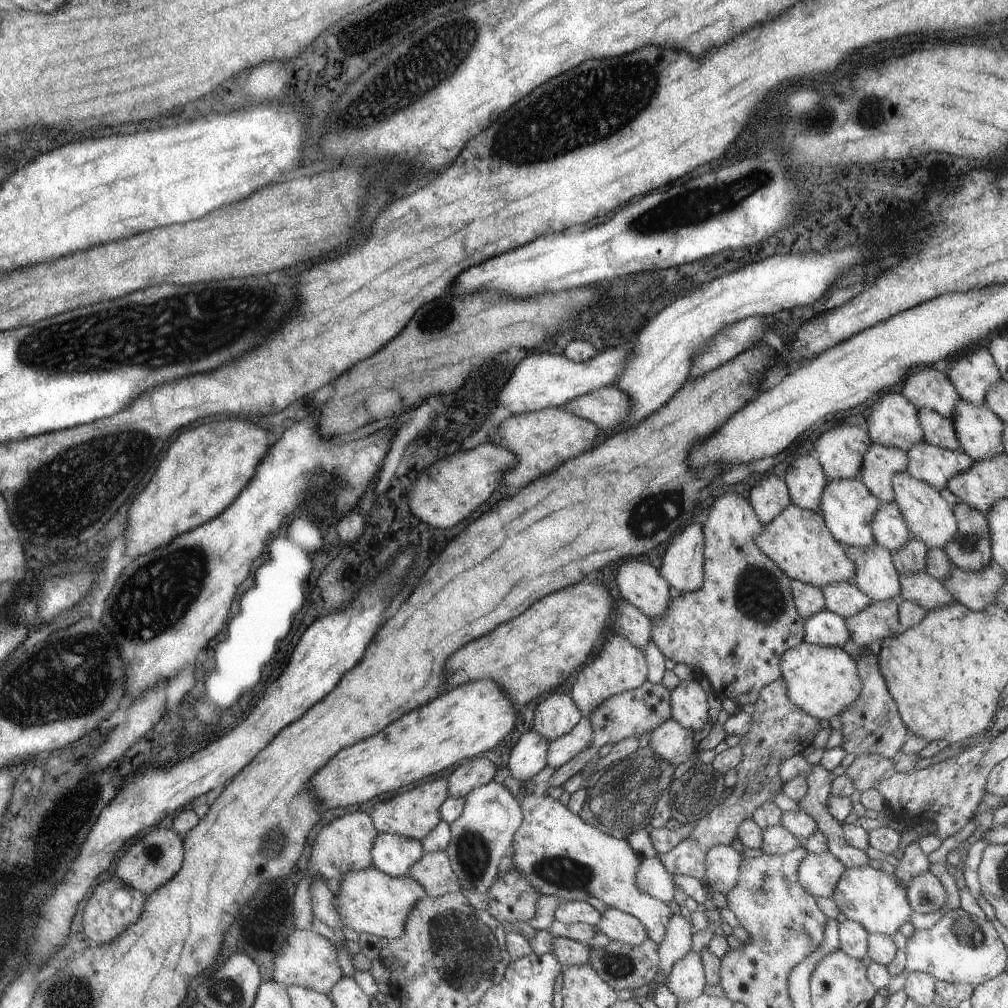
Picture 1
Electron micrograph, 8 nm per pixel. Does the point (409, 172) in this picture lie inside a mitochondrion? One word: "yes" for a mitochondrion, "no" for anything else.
no

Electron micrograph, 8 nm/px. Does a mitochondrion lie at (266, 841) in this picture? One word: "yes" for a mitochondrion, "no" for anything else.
yes

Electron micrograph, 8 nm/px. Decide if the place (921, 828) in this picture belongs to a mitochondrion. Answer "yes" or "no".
no

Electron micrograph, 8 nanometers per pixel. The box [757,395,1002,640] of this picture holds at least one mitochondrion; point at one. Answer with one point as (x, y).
(967, 543)

